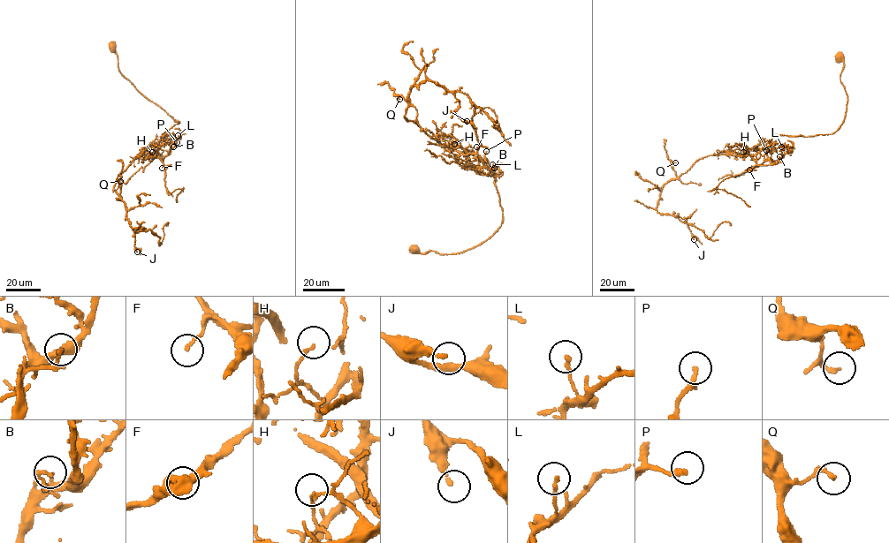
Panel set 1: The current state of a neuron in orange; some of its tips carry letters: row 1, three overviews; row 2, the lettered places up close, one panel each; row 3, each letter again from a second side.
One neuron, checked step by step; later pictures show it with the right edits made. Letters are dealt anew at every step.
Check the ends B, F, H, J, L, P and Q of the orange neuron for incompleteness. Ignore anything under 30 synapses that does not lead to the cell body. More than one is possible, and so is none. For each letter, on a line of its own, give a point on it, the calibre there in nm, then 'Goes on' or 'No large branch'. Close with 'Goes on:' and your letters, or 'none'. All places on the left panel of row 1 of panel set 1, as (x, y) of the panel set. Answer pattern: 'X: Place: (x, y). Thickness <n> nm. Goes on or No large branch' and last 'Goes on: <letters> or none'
B: Place: (173, 147). Thickness 100 nm. No large branch
F: Place: (162, 168). Thickness 150 nm. No large branch
H: Place: (152, 152). Thickness 80 nm. No large branch
J: Place: (137, 252). Thickness 170 nm. No large branch
L: Place: (178, 135). Thickness 160 nm. No large branch
P: Place: (177, 142). Thickness 190 nm. No large branch
Q: Place: (120, 181). Thickness 140 nm. No large branch
Goes on: none

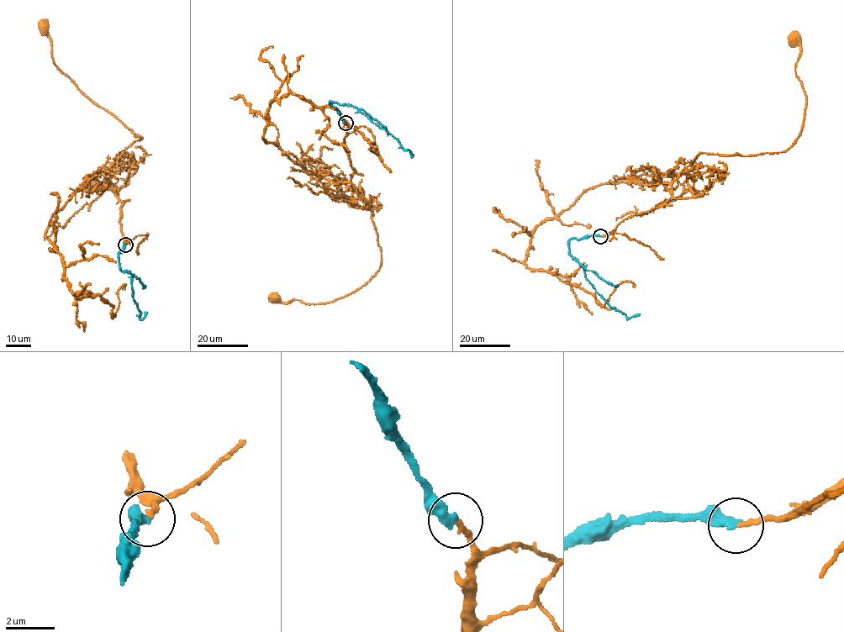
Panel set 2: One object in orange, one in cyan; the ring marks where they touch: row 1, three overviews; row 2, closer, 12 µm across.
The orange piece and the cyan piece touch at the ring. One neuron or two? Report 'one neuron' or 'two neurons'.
one neuron

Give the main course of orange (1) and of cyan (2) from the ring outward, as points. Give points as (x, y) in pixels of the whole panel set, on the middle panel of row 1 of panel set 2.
1: (345, 123), (345, 149), (353, 174), (337, 187), (356, 188), (371, 208), (379, 269), (332, 301), (274, 299)
2: (345, 123), (330, 102), (350, 104), (397, 139), (403, 149), (410, 151), (412, 157)

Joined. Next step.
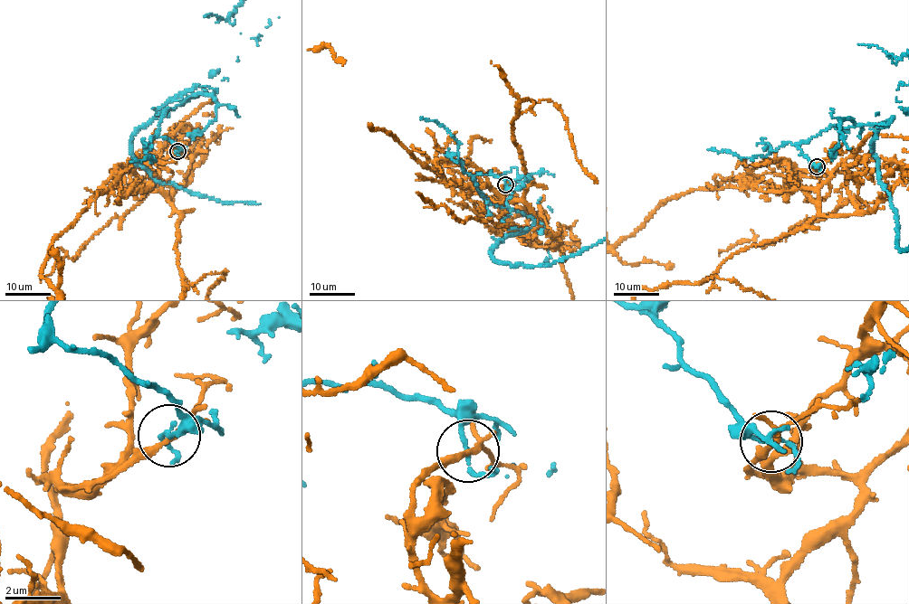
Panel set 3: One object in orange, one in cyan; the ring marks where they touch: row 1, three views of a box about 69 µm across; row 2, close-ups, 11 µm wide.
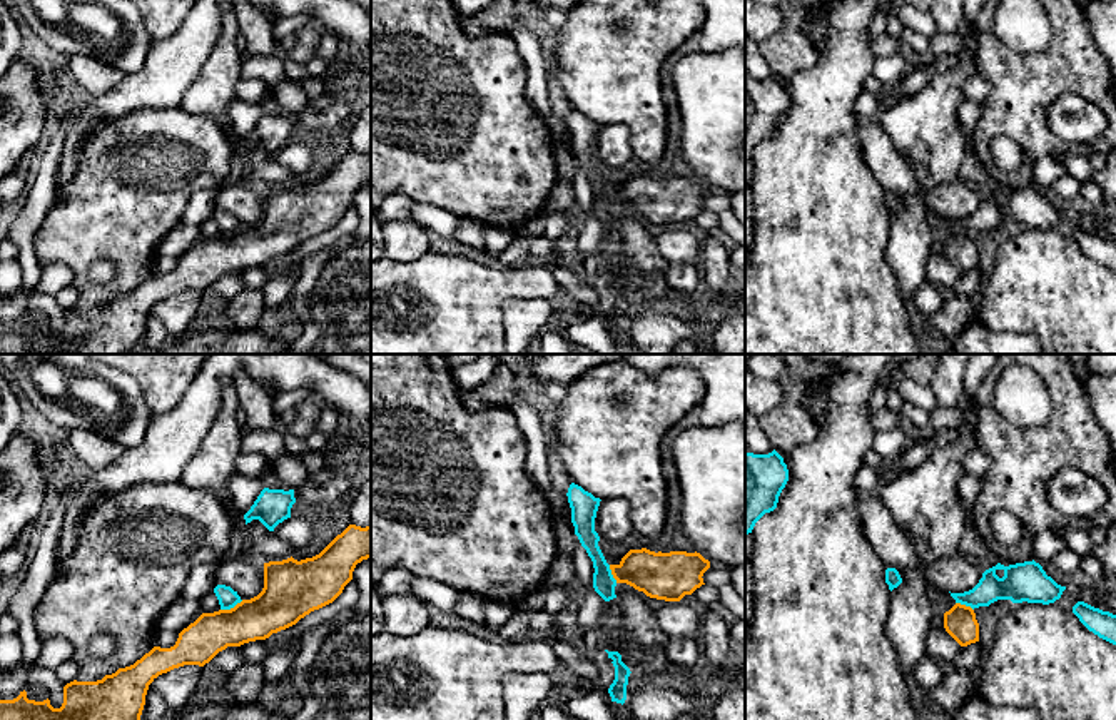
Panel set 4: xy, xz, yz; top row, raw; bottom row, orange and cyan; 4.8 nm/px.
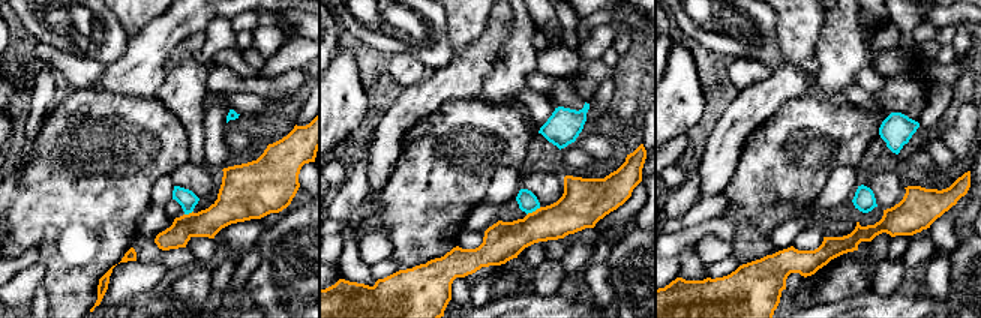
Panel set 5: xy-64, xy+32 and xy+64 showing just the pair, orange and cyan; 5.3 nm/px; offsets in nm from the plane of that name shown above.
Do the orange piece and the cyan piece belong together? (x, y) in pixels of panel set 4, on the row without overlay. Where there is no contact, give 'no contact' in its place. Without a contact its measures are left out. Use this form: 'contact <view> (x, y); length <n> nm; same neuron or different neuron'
contact xy (231, 234); length 120 nm; different neuron

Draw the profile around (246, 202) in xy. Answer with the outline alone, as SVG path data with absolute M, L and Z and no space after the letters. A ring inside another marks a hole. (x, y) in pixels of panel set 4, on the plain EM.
M226 182L216 189L214 199L217 210L231 212L241 226L251 226L264 214L264 189Z

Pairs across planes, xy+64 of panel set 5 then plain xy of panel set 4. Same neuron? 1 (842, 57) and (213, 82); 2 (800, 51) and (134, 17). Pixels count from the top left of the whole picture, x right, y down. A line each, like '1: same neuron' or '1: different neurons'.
1: same neuron
2: different neurons

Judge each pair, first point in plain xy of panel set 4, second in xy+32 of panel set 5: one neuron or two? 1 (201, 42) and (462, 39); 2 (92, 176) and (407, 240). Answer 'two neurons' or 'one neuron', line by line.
1: two neurons
2: one neuron

